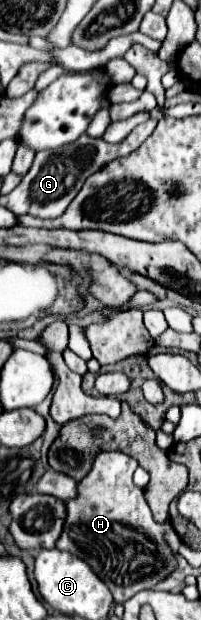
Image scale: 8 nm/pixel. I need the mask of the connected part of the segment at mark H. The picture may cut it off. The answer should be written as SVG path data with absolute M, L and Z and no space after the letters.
M119 450L99 452L93 470L79 482L79 498L67 502L67 522L57 542L59 550L79 556L93 568L117 604L127 602L141 590L151 590L177 570L175 554L165 540L171 524L153 520L143 488L133 482L137 466L137 460Z

